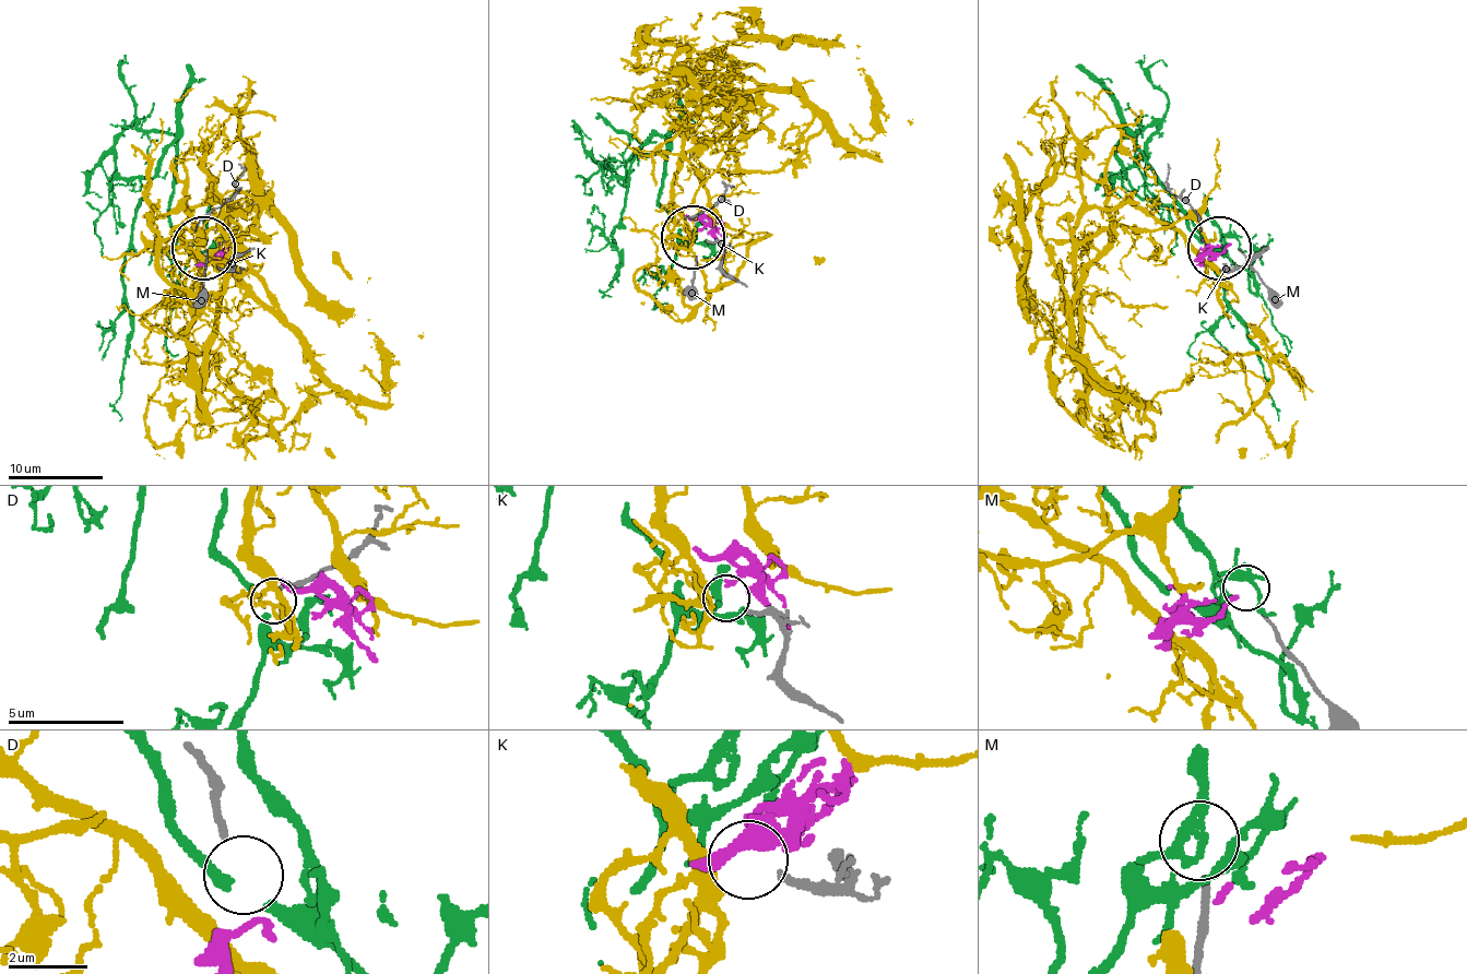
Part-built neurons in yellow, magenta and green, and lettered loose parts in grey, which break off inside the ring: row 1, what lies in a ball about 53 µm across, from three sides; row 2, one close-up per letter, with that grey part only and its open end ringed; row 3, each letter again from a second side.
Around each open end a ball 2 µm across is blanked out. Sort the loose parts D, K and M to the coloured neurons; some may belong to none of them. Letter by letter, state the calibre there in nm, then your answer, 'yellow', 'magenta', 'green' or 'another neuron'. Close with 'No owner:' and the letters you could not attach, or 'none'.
D: calibre 160 nm; green
K: calibre 180 nm; yellow
M: calibre 140 nm; another neuron
No owner: M

